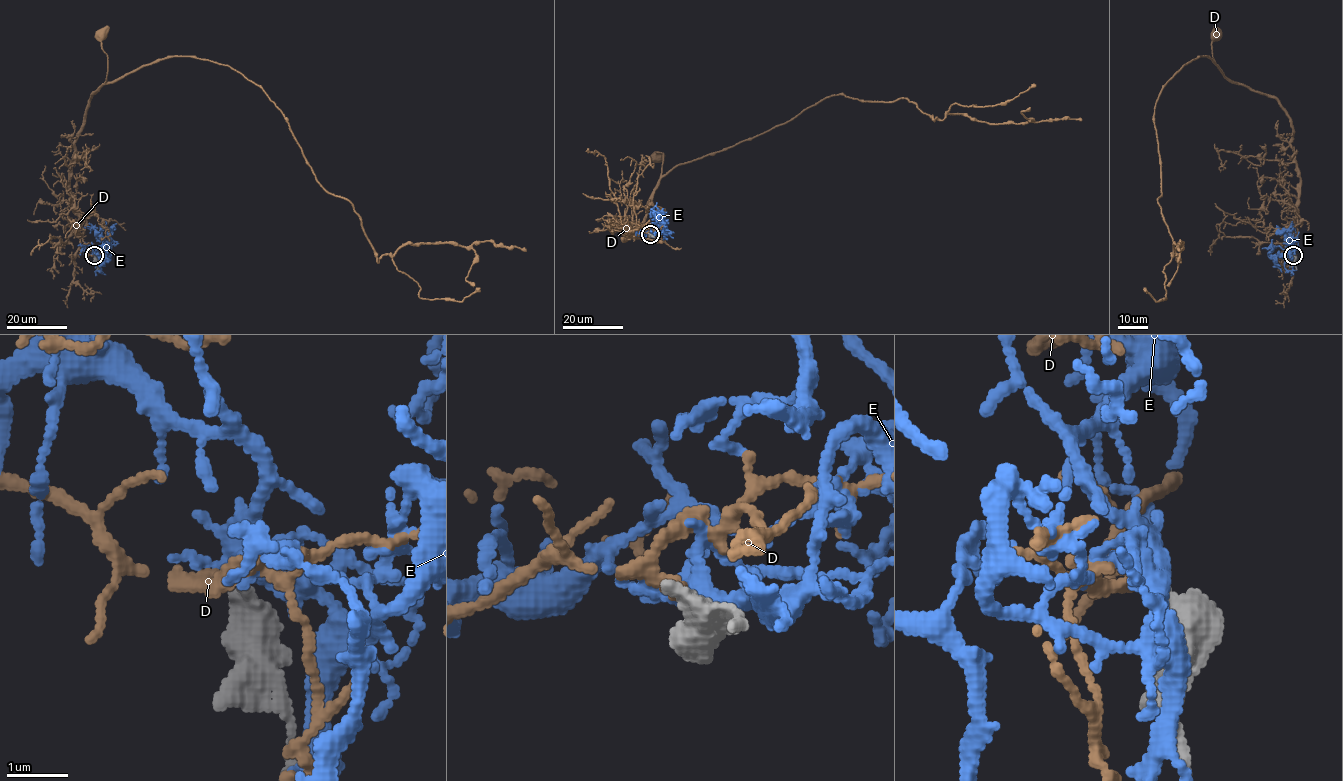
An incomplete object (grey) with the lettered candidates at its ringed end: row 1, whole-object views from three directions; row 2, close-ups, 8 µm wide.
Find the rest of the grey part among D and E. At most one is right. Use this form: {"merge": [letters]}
{"merge": ["D"]}

